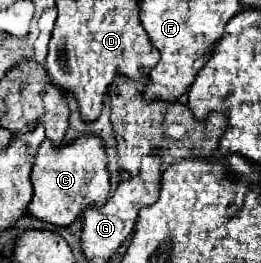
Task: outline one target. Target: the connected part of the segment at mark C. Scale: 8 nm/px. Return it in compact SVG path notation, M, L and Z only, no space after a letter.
M80 136L68 146L54 148L50 140L44 140L38 148L32 168L34 198L28 204L28 214L54 224L70 226L90 206L102 206L110 198L110 180L106 170L106 148L96 136Z

